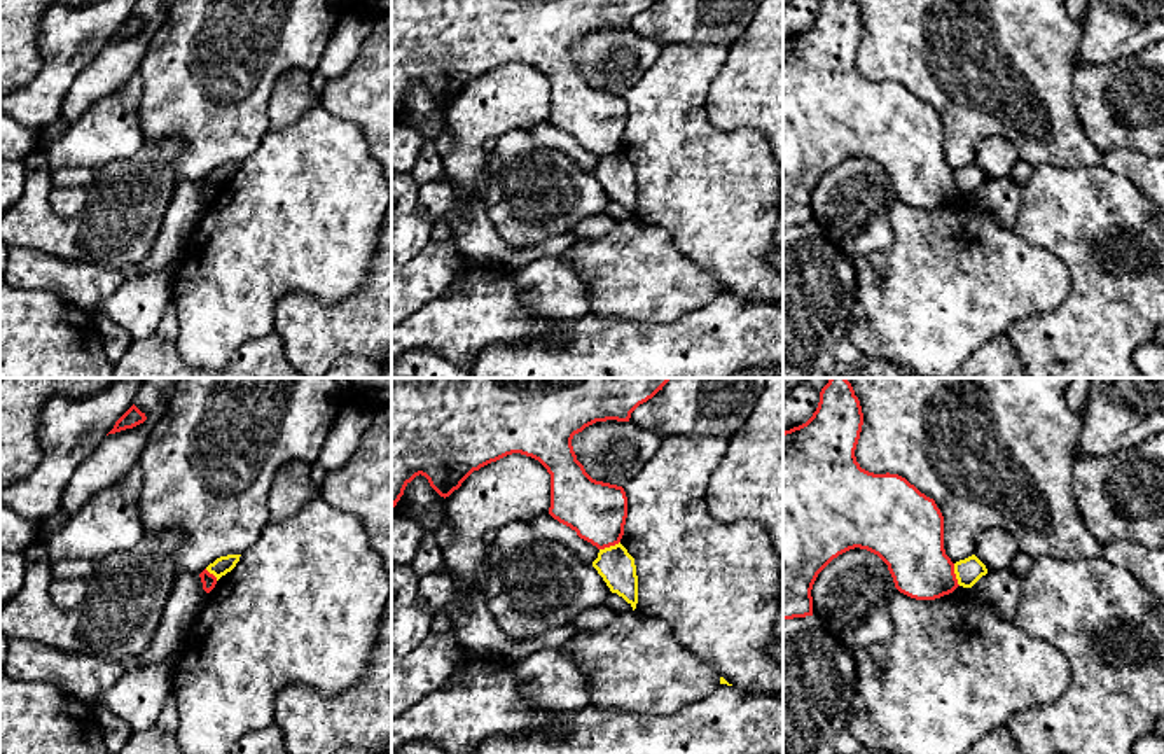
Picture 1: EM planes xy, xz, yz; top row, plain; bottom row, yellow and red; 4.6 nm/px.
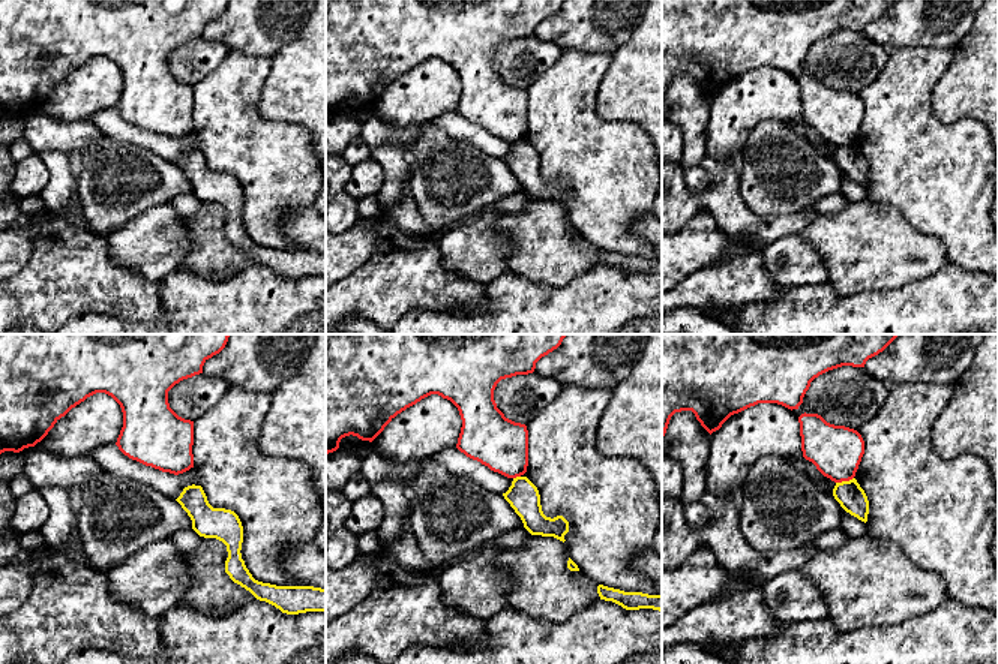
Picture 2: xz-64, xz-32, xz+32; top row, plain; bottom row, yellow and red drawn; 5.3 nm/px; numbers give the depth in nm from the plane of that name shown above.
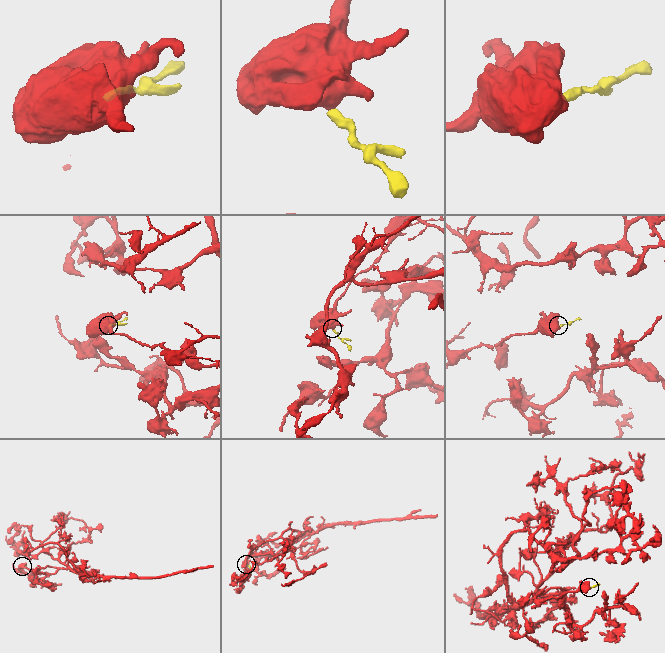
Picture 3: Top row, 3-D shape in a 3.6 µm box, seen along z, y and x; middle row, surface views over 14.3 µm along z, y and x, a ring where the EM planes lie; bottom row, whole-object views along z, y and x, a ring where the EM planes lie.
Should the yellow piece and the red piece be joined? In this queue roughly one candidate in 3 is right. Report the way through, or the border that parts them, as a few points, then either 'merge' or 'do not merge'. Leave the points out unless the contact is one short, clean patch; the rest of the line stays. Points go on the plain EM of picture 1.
border yz (953, 172), (953, 181), (960, 193); do not merge

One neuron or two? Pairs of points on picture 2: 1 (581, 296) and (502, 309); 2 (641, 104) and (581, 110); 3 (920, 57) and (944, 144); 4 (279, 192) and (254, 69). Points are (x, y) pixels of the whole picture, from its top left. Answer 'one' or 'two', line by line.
1: one
2: two
3: one
4: one

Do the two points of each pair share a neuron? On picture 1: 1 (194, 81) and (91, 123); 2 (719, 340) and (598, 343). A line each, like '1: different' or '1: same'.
1: different
2: same

